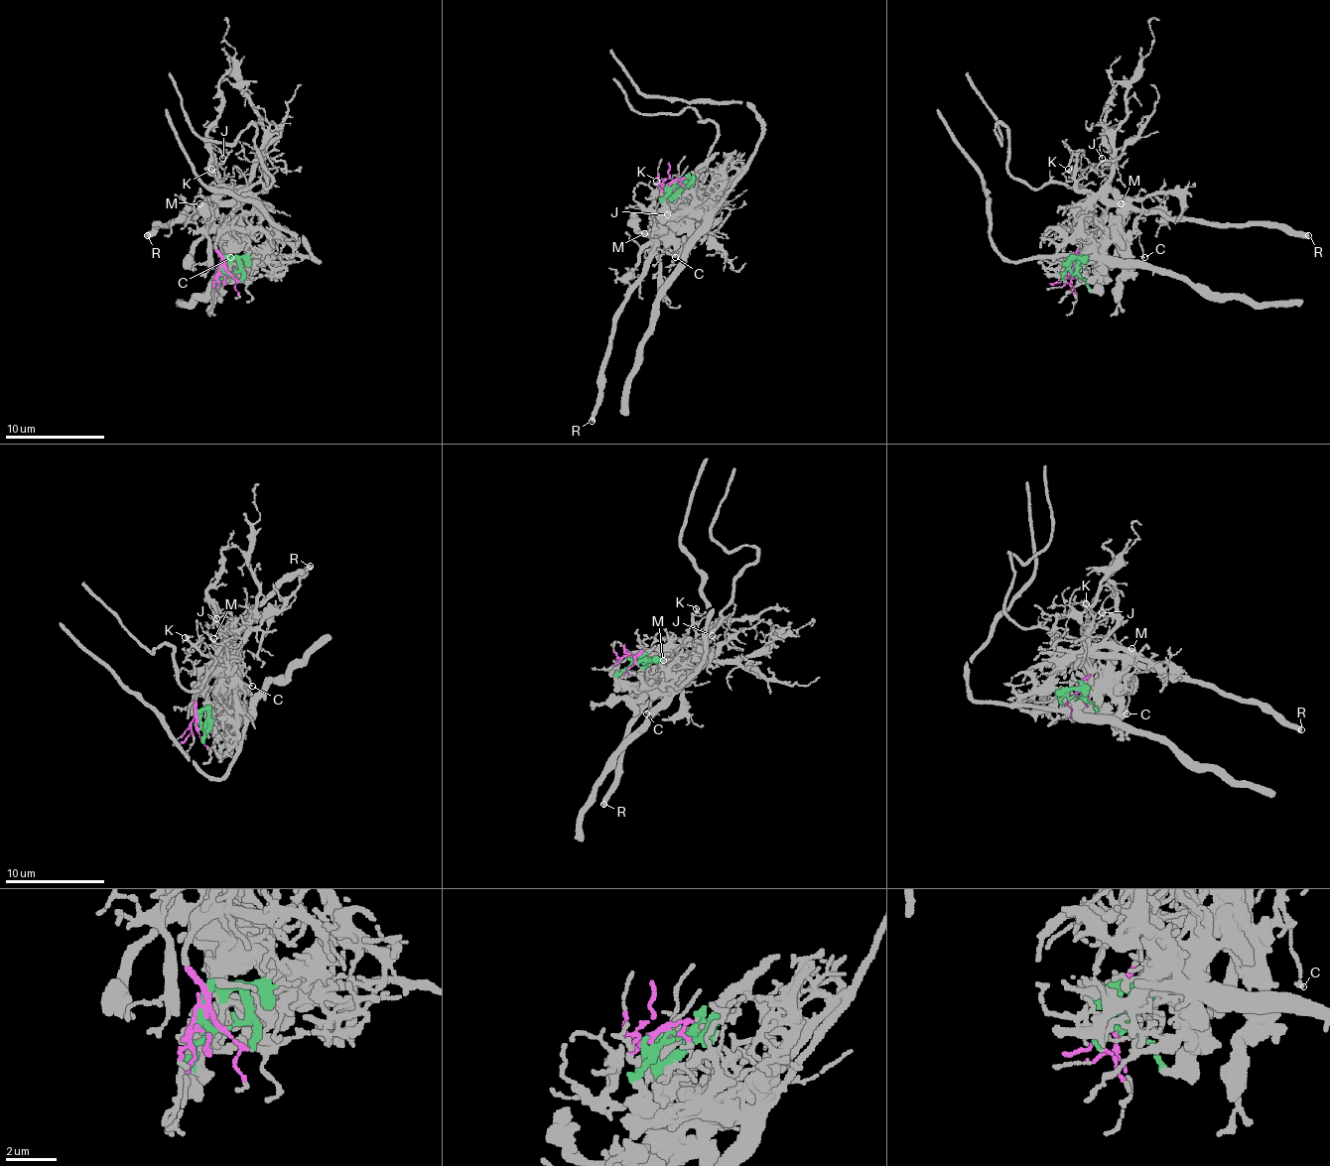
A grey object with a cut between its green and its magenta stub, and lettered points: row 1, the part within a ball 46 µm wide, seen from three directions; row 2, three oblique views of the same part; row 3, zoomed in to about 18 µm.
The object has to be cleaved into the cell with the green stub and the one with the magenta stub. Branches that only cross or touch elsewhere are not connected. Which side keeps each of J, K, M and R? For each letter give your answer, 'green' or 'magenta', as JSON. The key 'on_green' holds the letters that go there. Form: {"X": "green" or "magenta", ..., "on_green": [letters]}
{"J": "magenta", "K": "magenta", "M": "green", "R": "magenta", "on_green": ["M"]}

